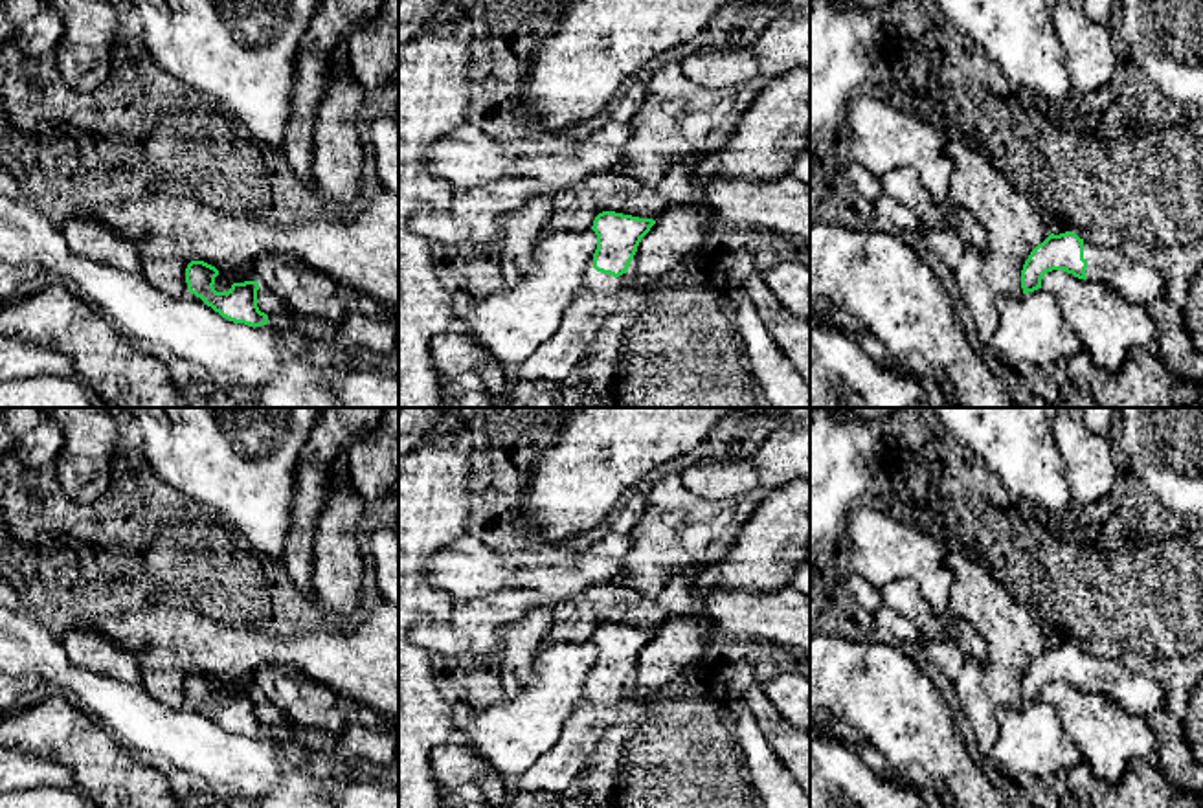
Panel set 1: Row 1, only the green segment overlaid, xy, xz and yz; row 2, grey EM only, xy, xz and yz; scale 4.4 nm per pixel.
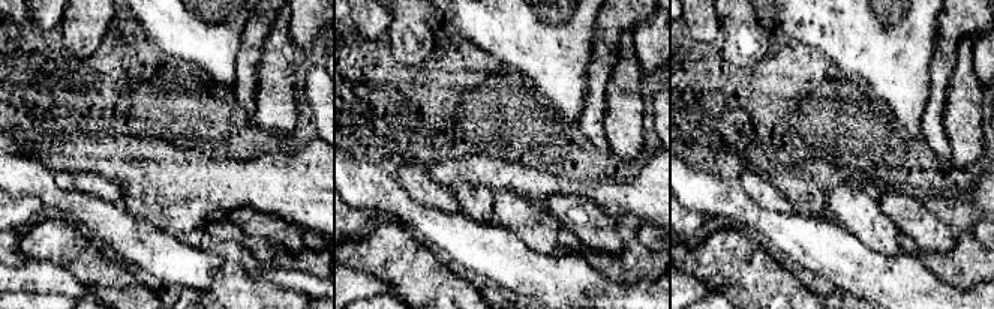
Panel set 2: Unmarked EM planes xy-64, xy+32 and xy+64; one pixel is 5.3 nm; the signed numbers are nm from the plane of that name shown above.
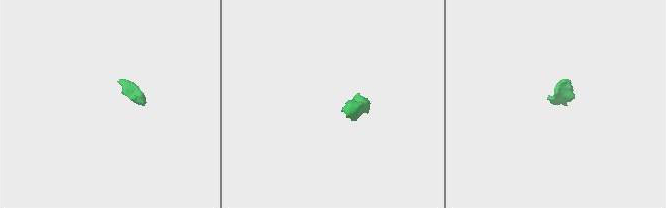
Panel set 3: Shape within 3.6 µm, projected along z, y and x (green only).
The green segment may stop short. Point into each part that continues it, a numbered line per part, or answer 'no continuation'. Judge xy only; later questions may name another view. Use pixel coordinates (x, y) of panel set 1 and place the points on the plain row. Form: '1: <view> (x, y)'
1: xy (281, 733)

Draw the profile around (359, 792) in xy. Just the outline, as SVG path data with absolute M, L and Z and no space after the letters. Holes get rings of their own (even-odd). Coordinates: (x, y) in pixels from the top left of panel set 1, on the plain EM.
M399 762L386 768L360 768L360 779L331 791L336 808L399 808Z

